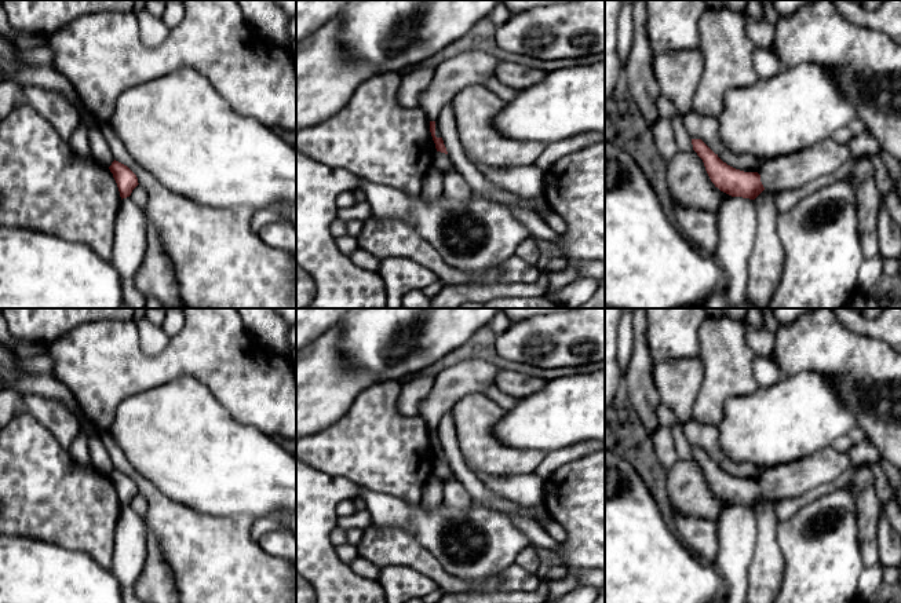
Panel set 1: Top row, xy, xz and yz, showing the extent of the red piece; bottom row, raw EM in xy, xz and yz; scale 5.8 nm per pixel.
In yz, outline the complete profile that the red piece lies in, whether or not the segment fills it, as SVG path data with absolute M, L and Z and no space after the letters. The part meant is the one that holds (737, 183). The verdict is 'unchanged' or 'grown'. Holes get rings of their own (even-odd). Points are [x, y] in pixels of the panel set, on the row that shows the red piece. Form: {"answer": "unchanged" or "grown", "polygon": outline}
{"answer": "unchanged", "polygon": "M692 139L693 150L703 160L711 182L732 197L755 200L763 190L758 172L744 172L723 162L701 139Z"}

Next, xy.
{"answer": "unchanged", "polygon": "M116 160L109 169L117 183L121 200L130 197L132 190L139 184L136 175L127 165Z"}

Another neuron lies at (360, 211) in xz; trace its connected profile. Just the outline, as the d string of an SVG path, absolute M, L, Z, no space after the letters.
M368 201L355 202L350 208L338 209L338 219L343 222L350 220L366 220L372 213L372 208Z

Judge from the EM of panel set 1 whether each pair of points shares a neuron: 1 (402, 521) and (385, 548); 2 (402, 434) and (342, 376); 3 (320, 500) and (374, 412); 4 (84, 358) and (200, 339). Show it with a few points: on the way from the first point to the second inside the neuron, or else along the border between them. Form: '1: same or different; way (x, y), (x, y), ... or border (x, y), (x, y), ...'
1: different; border (374, 522), (382, 526), (405, 529), (425, 547)
2: different; border (382, 382), (363, 390), (340, 417)
3: different; border (310, 466), (332, 475), (345, 477), (360, 486)
4: same; way (113, 364), (171, 364)

